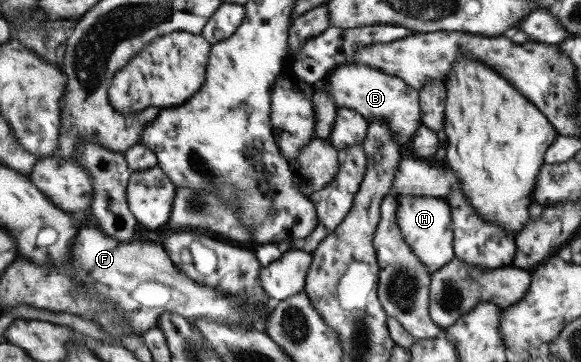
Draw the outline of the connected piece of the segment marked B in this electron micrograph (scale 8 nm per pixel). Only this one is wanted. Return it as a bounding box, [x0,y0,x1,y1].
[324,63,420,146]

